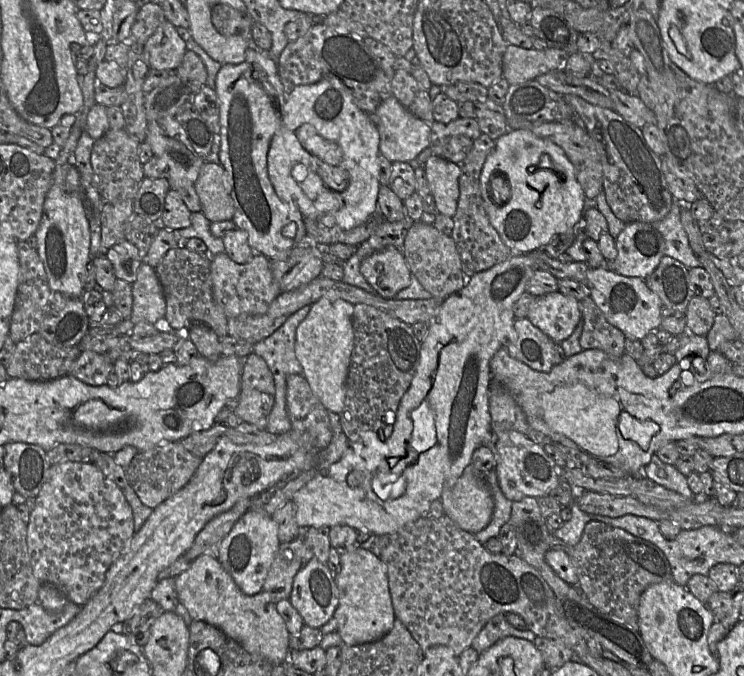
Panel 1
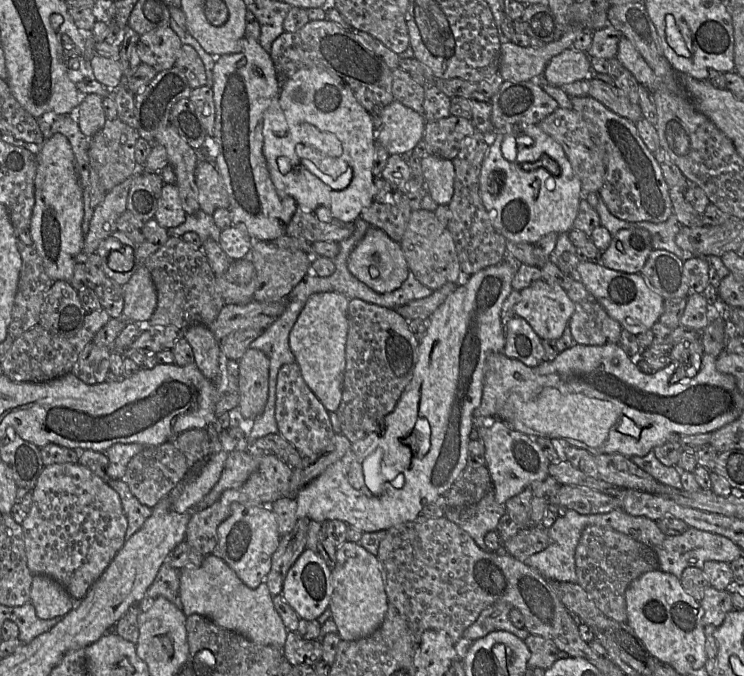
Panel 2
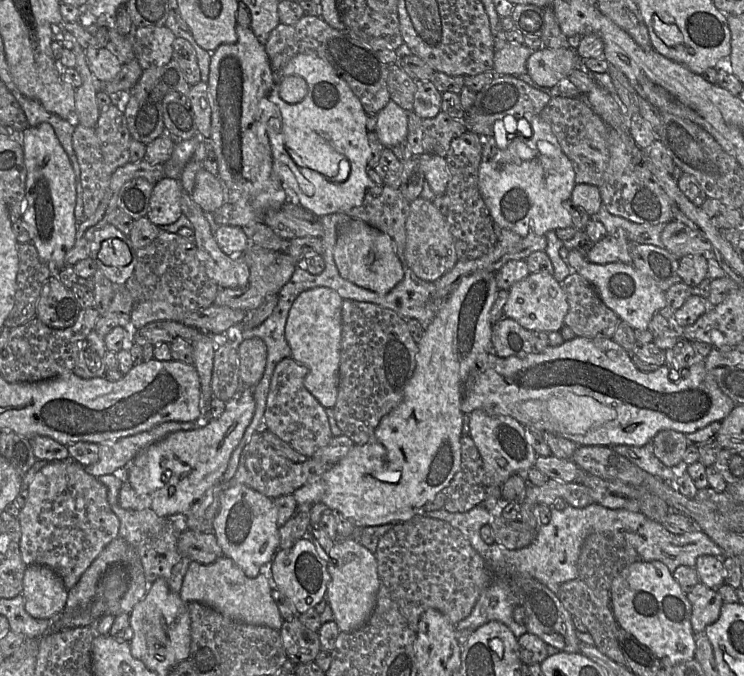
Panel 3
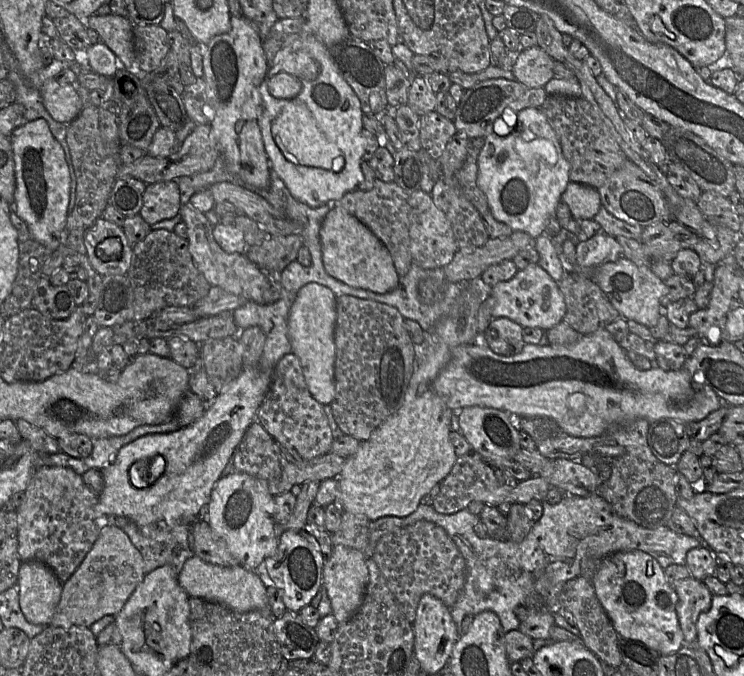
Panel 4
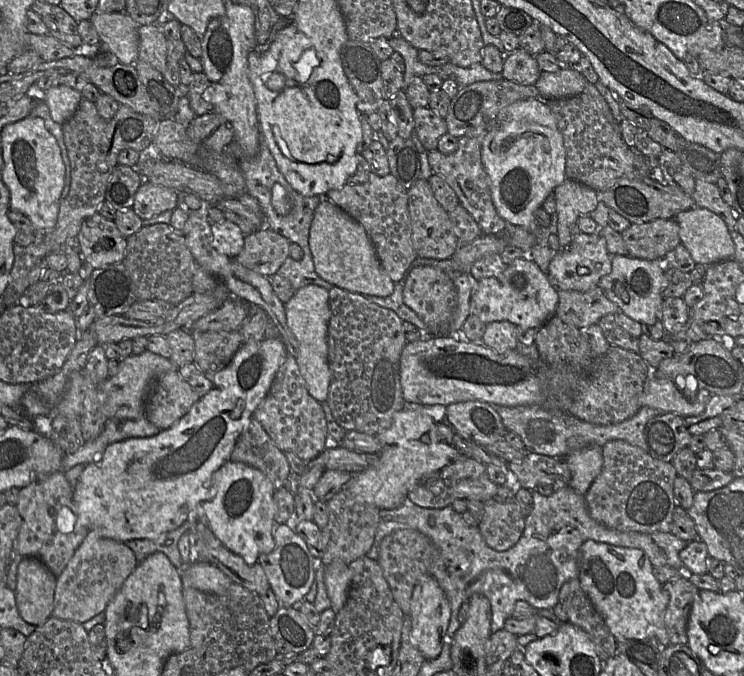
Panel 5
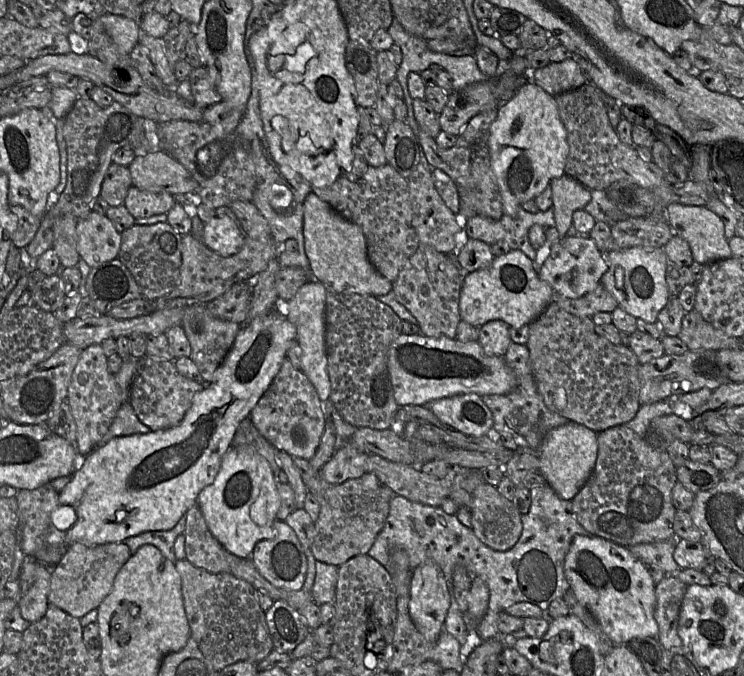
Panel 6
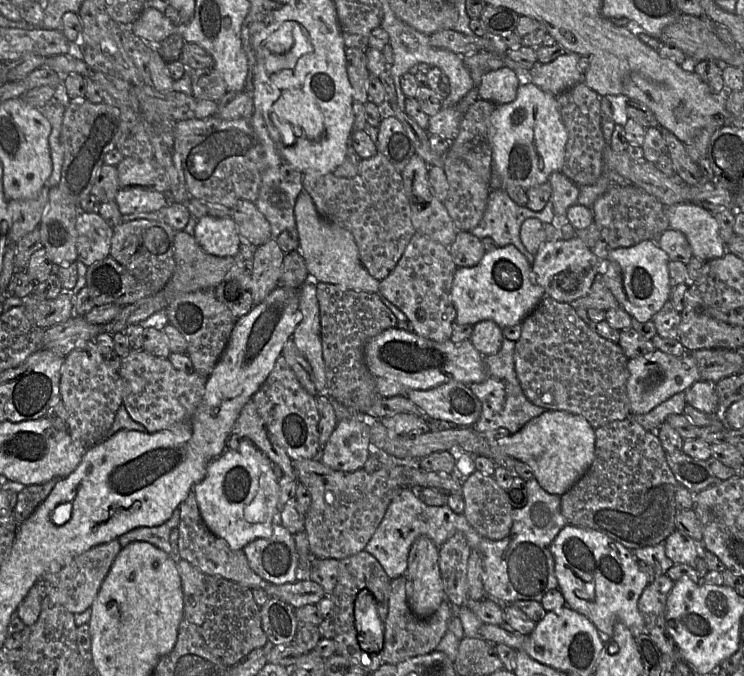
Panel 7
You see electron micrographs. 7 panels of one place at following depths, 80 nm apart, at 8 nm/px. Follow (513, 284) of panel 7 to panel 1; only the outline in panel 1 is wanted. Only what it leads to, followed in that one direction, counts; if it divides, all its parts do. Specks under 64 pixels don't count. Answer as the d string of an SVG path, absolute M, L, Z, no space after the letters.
M559 291L535 296L527 319L557 343L567 339L582 319L579 301Z

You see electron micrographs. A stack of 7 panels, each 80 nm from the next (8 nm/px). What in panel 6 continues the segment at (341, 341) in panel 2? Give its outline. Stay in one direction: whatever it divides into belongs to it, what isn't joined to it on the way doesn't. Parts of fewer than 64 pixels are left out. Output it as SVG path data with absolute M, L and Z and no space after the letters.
M308 281L299 288L291 300L280 303L281 307L278 308L296 326L296 340L301 348L300 370L310 380L318 397L323 402L330 398L330 379L325 341L326 294L326 287L322 283Z

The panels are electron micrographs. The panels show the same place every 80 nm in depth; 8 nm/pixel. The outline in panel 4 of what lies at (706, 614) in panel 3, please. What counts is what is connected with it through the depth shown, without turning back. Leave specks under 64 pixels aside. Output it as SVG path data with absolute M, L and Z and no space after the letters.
M692 577L675 581L673 588L678 596L676 612L684 644L691 644L697 639L697 620L710 609L713 594L702 581Z

